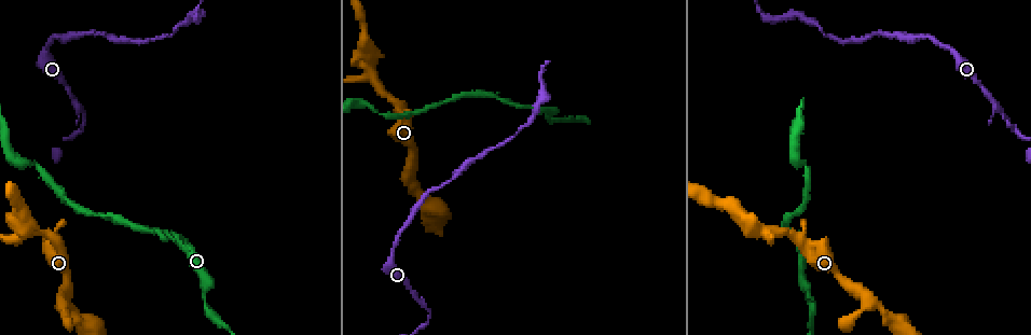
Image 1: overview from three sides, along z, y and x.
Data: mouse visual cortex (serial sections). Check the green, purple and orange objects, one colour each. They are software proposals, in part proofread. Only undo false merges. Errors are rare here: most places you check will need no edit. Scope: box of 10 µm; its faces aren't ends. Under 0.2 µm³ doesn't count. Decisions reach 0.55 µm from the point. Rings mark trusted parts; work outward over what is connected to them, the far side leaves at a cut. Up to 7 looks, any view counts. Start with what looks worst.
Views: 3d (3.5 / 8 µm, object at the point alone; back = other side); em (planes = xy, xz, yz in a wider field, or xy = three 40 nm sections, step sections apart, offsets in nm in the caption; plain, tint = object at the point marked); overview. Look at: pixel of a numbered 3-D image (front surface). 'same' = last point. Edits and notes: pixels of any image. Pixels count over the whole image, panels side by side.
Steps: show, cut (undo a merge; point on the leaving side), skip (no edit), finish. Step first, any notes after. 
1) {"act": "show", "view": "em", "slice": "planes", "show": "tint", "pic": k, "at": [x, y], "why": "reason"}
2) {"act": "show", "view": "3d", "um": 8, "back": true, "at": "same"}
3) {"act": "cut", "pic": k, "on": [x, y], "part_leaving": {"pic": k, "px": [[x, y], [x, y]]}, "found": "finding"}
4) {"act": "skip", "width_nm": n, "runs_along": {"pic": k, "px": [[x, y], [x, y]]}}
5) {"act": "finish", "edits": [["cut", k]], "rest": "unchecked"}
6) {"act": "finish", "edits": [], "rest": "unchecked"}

{"act": "show", "view": "3d", "um": 3.5, "back": true, "pic": 1, "at": [196, 18], "why": "abrupt turn"}

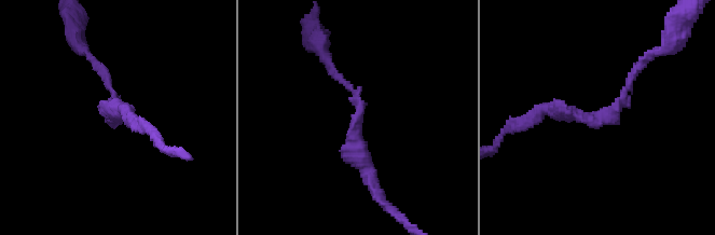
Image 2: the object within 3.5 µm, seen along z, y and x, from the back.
{"act": "show", "view": "em", "slice": "xy", "step": 1, "show": "tint", "pic": 2, "at": [359, 106], "arm_widths_nm": [100, 250]}

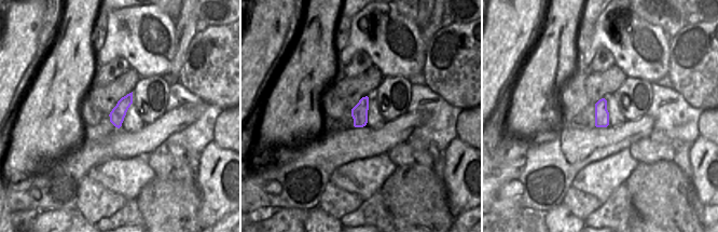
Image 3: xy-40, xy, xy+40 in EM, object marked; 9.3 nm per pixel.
{"act": "skip", "runs_along": {"pic": 2, "px": [[546, 109], [606, 119], [634, 72]]}, "found": "all the same cell"}

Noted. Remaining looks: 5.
{"act": "show", "view": "3d", "um": 8, "pic": 1, "at": [372, 80], "why": "arms part here"}

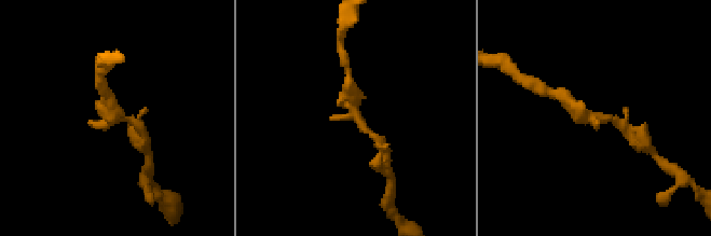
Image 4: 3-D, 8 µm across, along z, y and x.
{"act": "show", "view": "em", "slice": "xy", "step": 1, "show": "tint", "at": "same", "why": "need the tissue"}

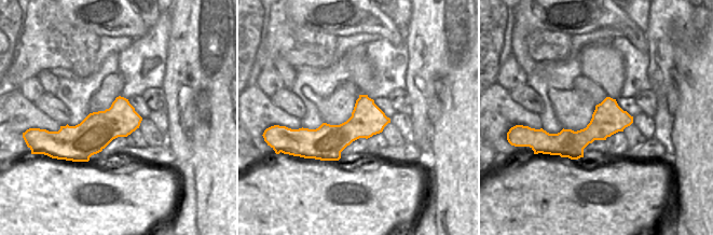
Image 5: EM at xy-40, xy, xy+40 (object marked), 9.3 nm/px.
{"act": "skip", "runs_along": {"pic": 5, "px": [[630, 119], [546, 135]]}, "found": "one cell here"}

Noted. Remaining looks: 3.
{"act": "show", "view": "3d", "um": 8, "pic": 1, "at": [37, 163], "why": "thin neck"}

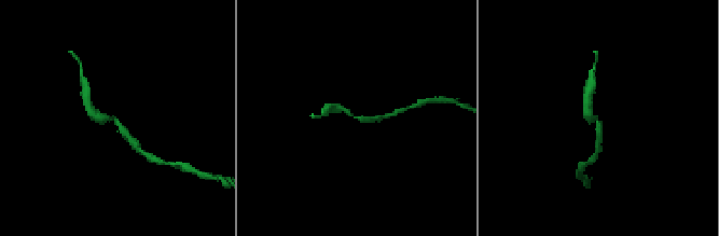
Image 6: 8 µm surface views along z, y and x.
{"act": "show", "view": "3d", "um": 3.5, "back": true, "at": "same"}

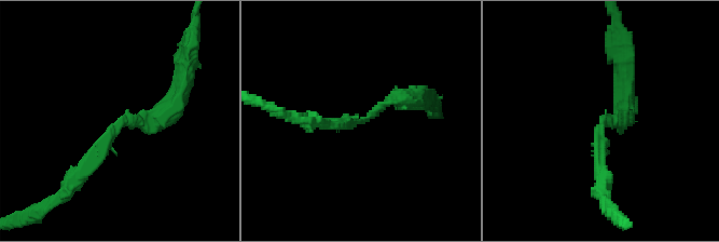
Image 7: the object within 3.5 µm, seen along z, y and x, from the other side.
{"act": "show", "view": "em", "slice": "planes", "show": "tint", "pic": 7, "at": [120, 123], "arm_widths_nm": [150, 300], "why": "need the tissue"}

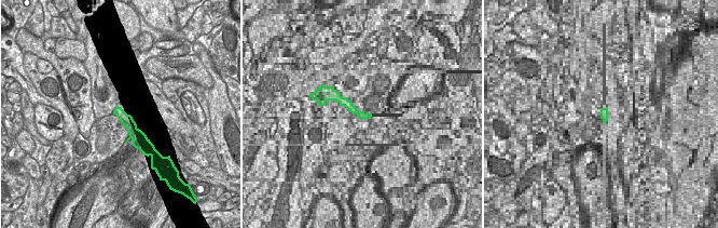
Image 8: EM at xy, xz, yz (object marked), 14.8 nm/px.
{"act": "skip", "runs_along": {"pic": 7, "px": [[72, 178], [119, 124], [175, 98]]}, "found": "continuous, no second cell"}

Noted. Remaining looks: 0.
{"act": "finish", "edits": [], "rest": "unchecked"}

